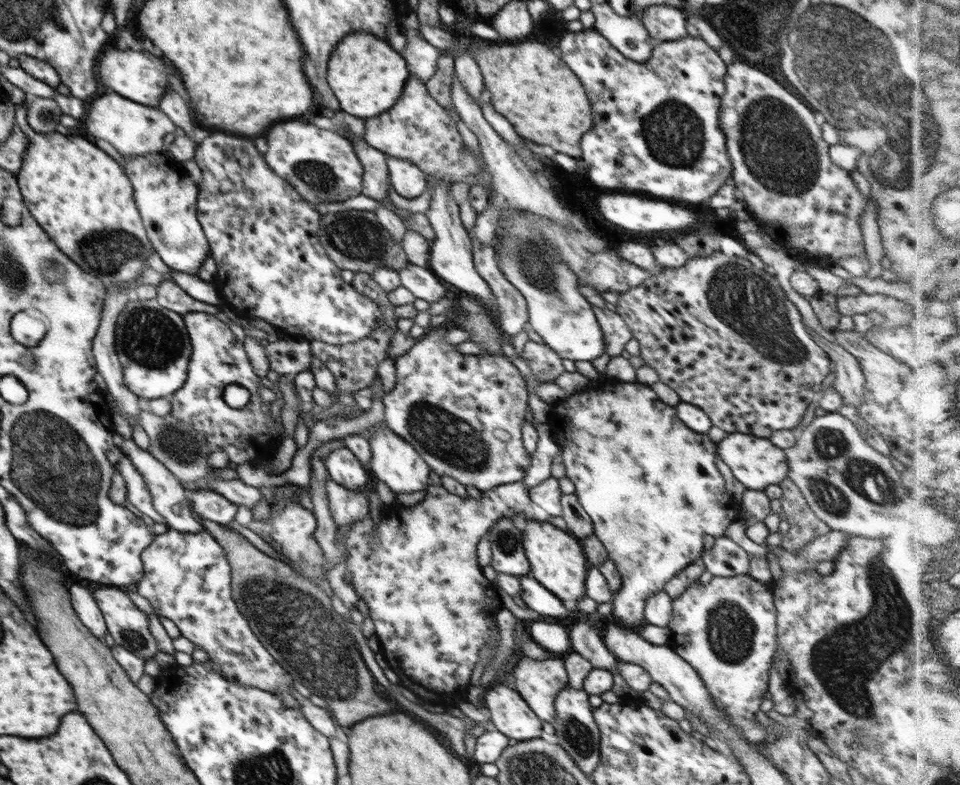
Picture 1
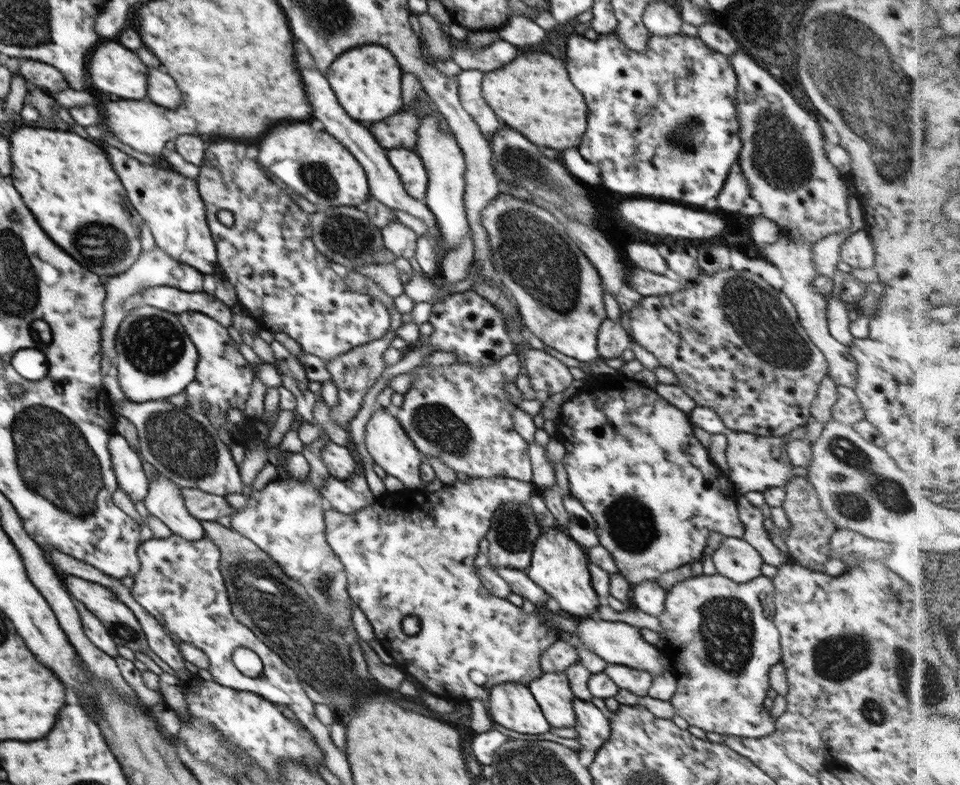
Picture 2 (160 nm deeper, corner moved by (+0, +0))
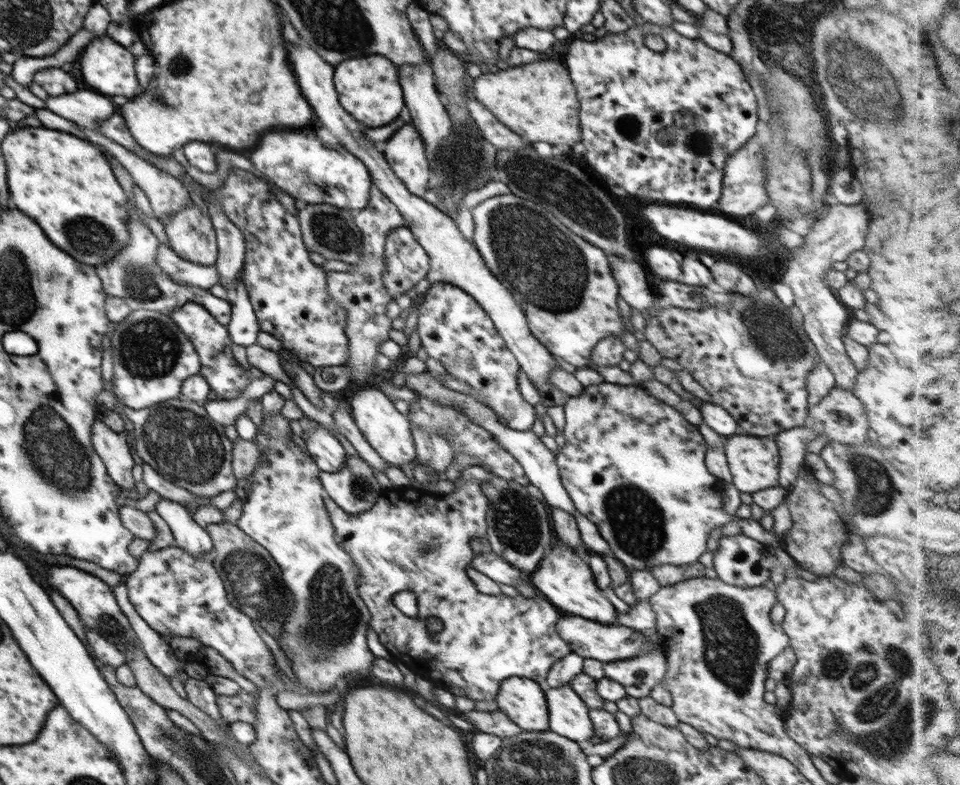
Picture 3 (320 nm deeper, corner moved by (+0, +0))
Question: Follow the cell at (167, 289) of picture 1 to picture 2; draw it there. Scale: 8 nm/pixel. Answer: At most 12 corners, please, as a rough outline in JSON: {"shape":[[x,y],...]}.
{"shape":[[173,286],[140,292],[144,304],[179,315],[203,312],[224,327],[231,307],[215,296]]}

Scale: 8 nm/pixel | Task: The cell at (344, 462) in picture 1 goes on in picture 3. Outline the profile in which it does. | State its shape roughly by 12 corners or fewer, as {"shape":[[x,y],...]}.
{"shape":[[303,416],[289,422],[305,440],[321,471],[338,472],[347,459],[344,447],[320,423]]}

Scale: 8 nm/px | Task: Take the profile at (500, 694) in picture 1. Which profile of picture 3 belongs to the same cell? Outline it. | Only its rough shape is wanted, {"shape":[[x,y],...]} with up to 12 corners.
{"shape":[[510,677],[495,700],[523,731],[546,731],[545,689]]}

